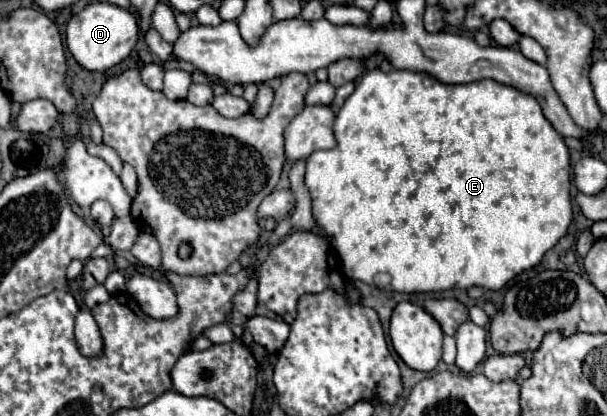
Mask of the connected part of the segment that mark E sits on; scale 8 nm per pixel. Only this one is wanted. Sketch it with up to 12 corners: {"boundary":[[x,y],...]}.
{"boundary":[[363,75],[307,159],[349,279],[499,291],[569,151],[483,79]]}

